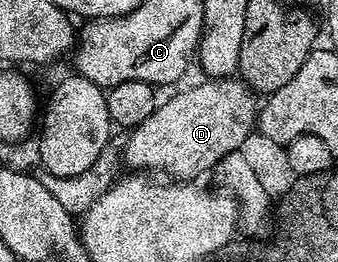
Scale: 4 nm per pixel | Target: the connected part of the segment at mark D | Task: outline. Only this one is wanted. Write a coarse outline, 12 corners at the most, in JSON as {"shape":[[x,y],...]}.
{"shape":[[205,78],[131,128],[122,159],[196,181],[258,123],[243,79]]}

